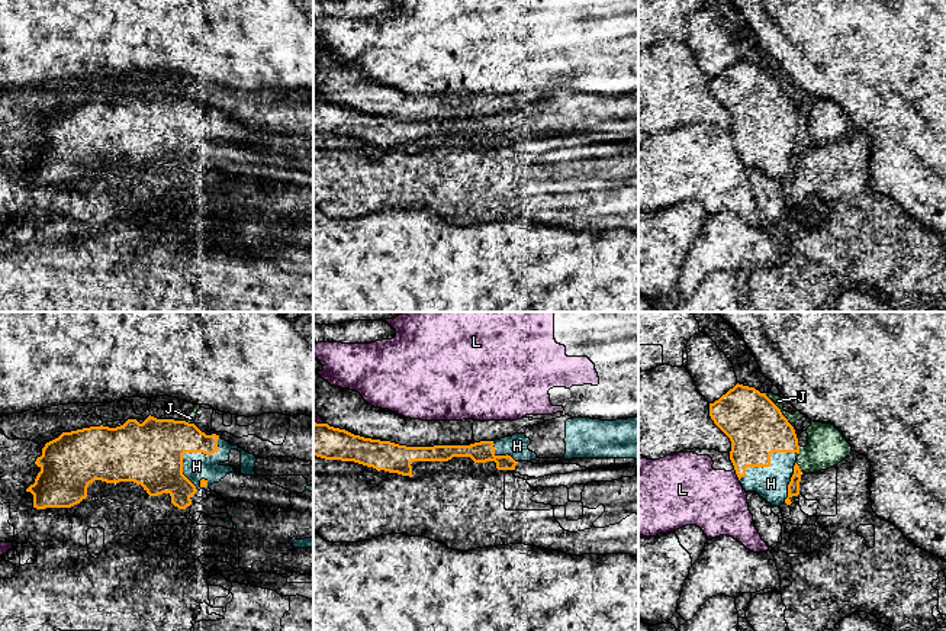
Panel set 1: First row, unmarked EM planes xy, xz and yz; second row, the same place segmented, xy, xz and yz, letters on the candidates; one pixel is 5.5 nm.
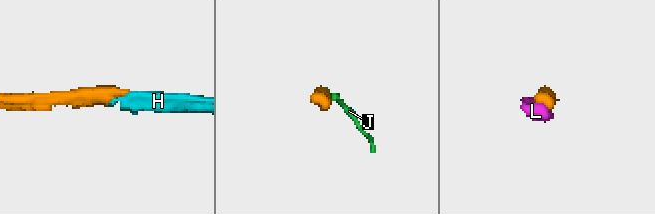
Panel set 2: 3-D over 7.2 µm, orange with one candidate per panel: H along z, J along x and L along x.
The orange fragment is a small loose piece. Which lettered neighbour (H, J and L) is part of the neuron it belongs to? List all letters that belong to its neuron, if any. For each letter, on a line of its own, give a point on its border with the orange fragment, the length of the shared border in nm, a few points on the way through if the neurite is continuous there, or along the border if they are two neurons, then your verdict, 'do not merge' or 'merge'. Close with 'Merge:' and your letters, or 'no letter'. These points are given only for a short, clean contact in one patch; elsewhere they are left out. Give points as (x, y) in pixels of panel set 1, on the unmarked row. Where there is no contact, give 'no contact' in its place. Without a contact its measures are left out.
H: xy (187, 126) | 320 nm | merge
J: yz (781, 89) | 300 nm | do not merge
L: yz (736, 148) | 80 nm | do not merge
Merge: H

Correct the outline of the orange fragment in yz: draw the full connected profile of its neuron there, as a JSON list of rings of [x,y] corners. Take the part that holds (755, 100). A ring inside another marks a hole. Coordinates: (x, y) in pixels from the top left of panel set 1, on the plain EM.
[[[737,58],[710,78],[710,91],[731,116],[730,135],[743,164],[756,167],[772,181],[781,181],[783,177],[791,180],[791,173],[799,170],[802,148],[797,139],[798,113],[794,102],[766,68]]]

